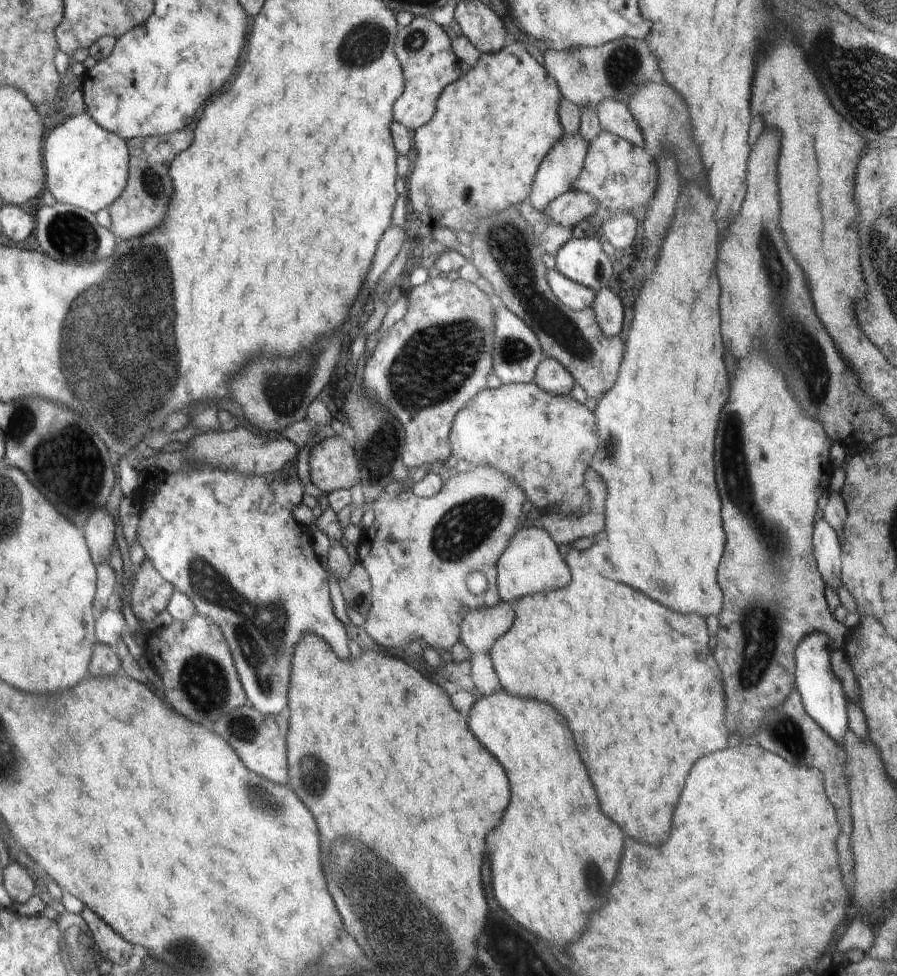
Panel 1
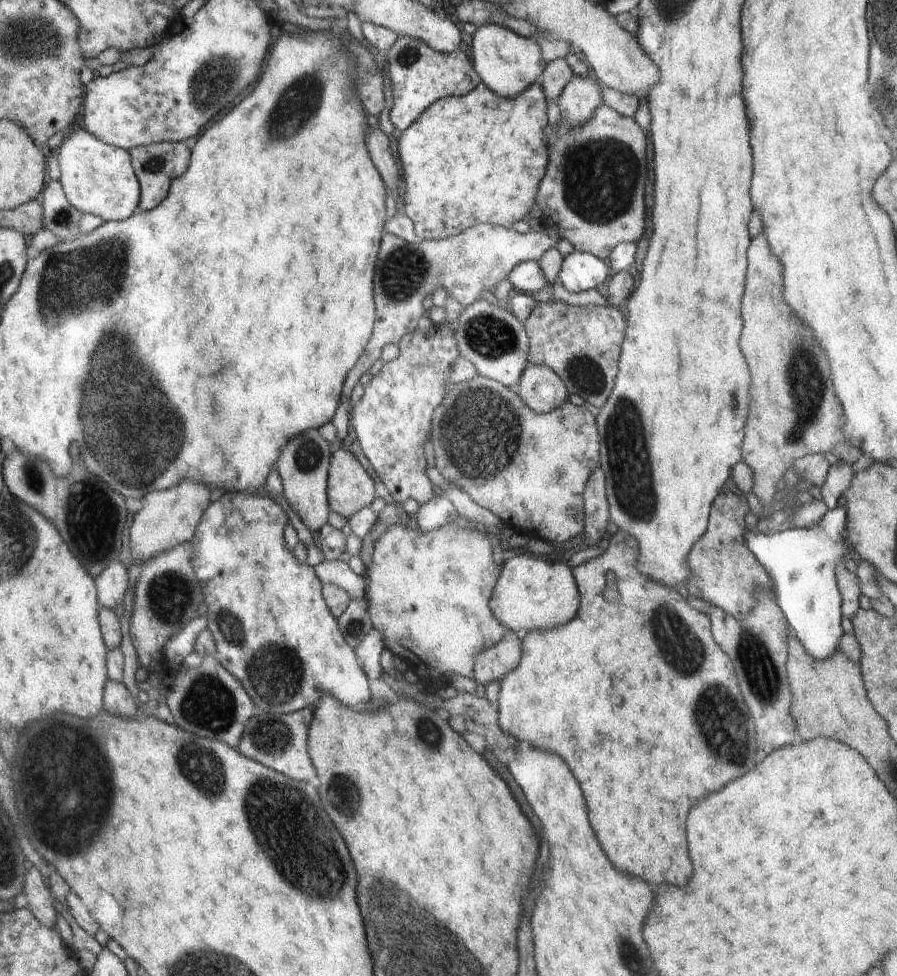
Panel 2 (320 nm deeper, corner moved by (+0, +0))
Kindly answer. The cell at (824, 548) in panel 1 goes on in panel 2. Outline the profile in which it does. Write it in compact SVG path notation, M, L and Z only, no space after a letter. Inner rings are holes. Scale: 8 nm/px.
M838 462L836 466L830 468L826 481L817 494L829 510L836 509L842 504L842 494L850 487L854 472L855 467L846 462Z

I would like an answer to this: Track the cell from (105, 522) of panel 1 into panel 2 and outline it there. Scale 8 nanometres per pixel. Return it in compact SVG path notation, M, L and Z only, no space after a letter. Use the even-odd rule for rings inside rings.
M112 562L98 578L98 602L102 608L112 608L124 605L125 592L128 590L128 569L120 562Z

